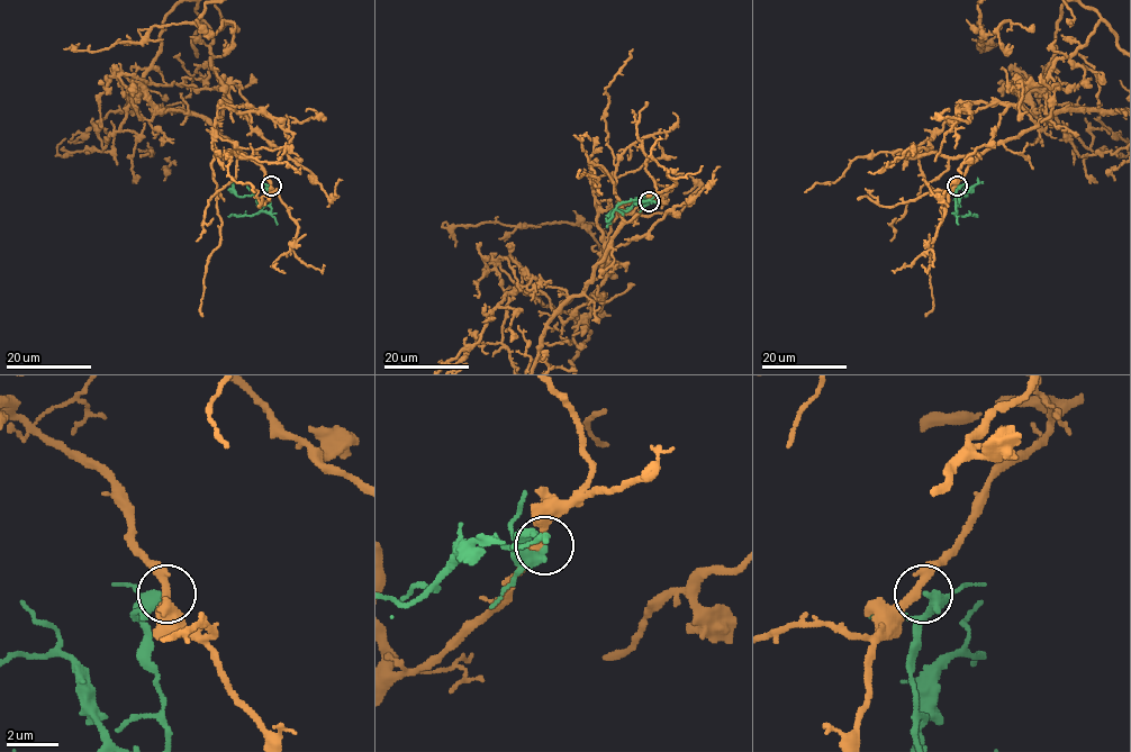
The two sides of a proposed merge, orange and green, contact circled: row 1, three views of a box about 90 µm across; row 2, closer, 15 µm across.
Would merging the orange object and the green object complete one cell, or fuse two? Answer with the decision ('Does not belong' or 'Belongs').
Belongs

